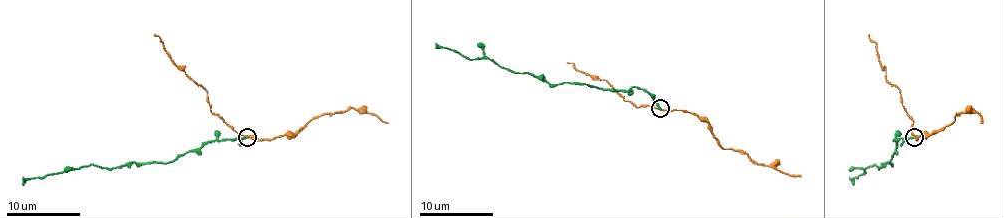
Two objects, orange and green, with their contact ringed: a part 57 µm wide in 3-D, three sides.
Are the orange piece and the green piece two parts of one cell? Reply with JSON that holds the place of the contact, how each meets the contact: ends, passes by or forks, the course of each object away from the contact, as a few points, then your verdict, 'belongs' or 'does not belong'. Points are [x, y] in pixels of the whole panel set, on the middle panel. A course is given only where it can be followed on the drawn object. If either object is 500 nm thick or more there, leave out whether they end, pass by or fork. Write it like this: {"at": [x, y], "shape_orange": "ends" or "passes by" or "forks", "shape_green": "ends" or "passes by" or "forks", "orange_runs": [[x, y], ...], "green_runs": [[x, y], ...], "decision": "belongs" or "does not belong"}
{"at": [660, 108], "shape_orange": "passes by", "shape_green": "ends", "orange_runs": [[661, 109], [694, 112], [725, 149], [744, 151], [764, 166], [801, 177]], "green_runs": [[661, 109], [635, 86], [603, 90], [581, 83], [550, 85], [435, 42]], "decision": "does not belong"}

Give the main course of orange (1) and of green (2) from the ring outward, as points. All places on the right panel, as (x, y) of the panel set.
1: (915, 136), (916, 140), (918, 136), (944, 129), (957, 114), (972, 109), (981, 116), (983, 123)
2: (915, 136), (892, 140), (896, 142), (896, 149), (891, 162), (879, 168), (874, 164), (854, 179), (848, 177)

